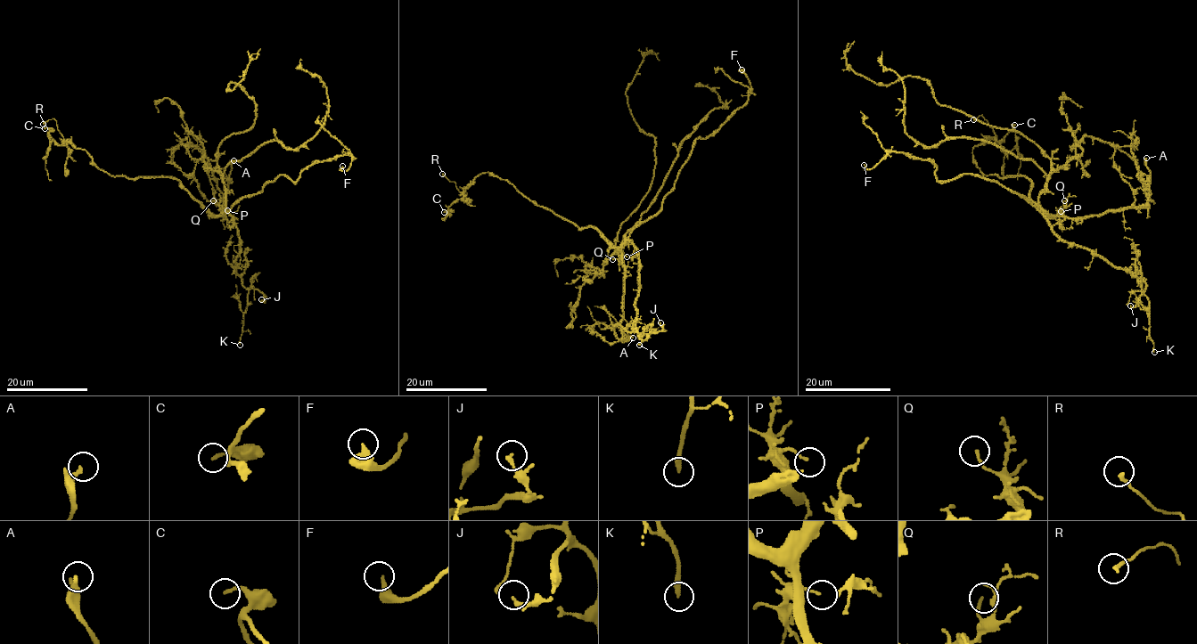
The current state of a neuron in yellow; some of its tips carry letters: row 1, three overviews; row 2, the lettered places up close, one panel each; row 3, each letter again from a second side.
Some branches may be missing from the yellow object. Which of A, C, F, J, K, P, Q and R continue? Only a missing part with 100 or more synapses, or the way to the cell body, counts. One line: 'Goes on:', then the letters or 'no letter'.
Goes on: K

